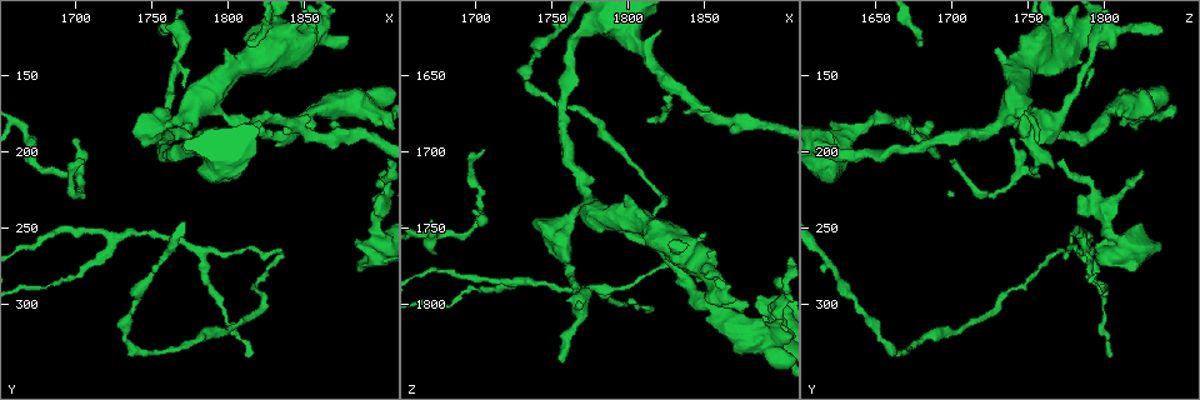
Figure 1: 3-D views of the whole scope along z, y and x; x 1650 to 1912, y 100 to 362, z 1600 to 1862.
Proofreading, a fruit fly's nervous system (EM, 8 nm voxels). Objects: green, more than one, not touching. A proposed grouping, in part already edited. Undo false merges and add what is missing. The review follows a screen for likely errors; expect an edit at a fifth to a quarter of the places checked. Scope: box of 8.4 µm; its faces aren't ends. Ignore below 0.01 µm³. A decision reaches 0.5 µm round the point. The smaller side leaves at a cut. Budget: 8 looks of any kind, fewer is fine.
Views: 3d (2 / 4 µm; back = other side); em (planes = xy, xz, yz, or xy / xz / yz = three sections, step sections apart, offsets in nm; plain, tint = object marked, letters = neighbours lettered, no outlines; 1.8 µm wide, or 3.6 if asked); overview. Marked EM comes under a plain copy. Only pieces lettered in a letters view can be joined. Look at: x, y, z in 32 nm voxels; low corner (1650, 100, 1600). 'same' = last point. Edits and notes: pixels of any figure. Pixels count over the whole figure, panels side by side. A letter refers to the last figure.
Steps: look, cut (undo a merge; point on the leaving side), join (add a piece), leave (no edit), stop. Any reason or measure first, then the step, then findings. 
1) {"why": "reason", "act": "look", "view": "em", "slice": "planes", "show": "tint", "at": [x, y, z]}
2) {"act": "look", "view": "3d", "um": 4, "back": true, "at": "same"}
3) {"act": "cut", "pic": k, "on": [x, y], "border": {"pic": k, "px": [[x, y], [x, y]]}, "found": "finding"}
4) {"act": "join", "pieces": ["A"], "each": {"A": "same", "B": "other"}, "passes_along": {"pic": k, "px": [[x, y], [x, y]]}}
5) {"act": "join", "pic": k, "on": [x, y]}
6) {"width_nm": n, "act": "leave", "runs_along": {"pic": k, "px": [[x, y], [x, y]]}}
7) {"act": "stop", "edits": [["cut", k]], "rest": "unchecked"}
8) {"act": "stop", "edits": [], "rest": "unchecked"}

{"why": "an open end", "act": "look", "view": "em", "slice": "xy", "step": 4, "show": "letters", "at": [1820, 180, 1620]}

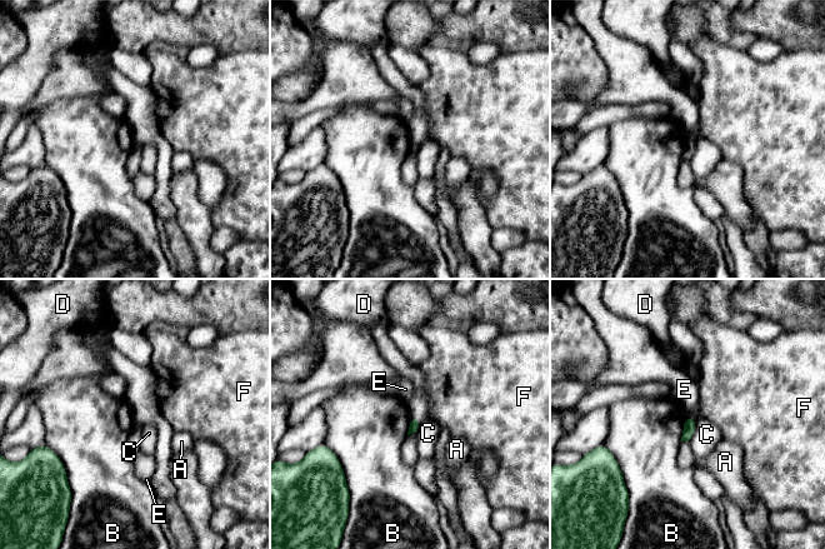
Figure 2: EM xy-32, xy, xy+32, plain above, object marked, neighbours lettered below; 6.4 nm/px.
{"act": "look", "view": "em", "slice": "planes", "show": "letters", "at": "same"}

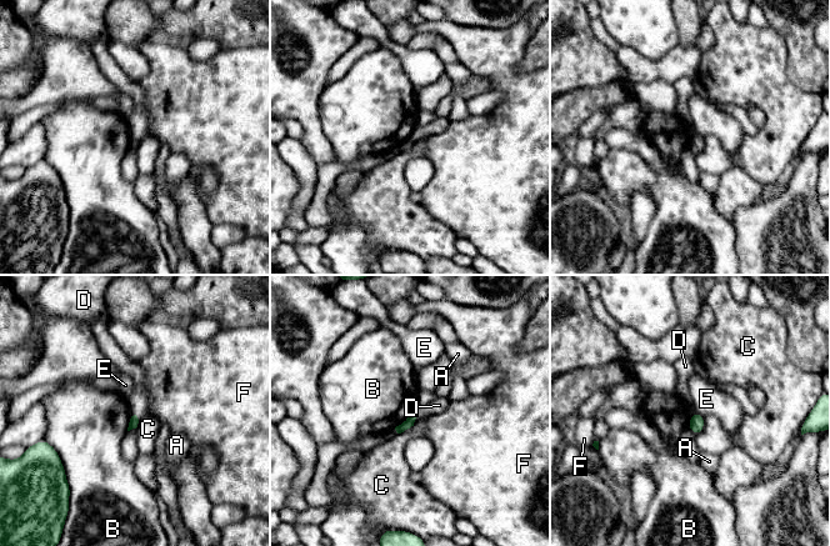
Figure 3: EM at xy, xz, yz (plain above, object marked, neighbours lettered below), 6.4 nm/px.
{"act": "leave", "each": {"A": "other", "B": "other", "C": "other", "D": "other", "E": "other", "F": "other"}, "border": {"pic": 3, "px": [[48, 442], [55, 450], [65, 471]]}, "found": "no lettered piece goes on from it"}

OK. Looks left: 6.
{"why": "calibre changes", "act": "look", "view": "3d", "um": 4, "at": [1892, 272, 1816]}

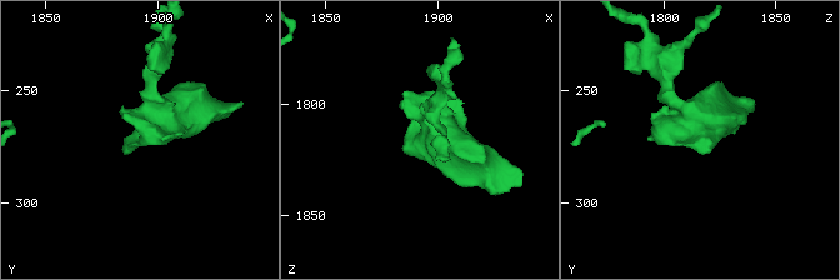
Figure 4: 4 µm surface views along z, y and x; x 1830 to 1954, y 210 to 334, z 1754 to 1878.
{"arms": 3, "arm_widths_nm": [220, 240, 550], "act": "look", "view": "em", "slice": "xy", "step": 16, "show": "tint", "at": [1890, 272, 1817]}

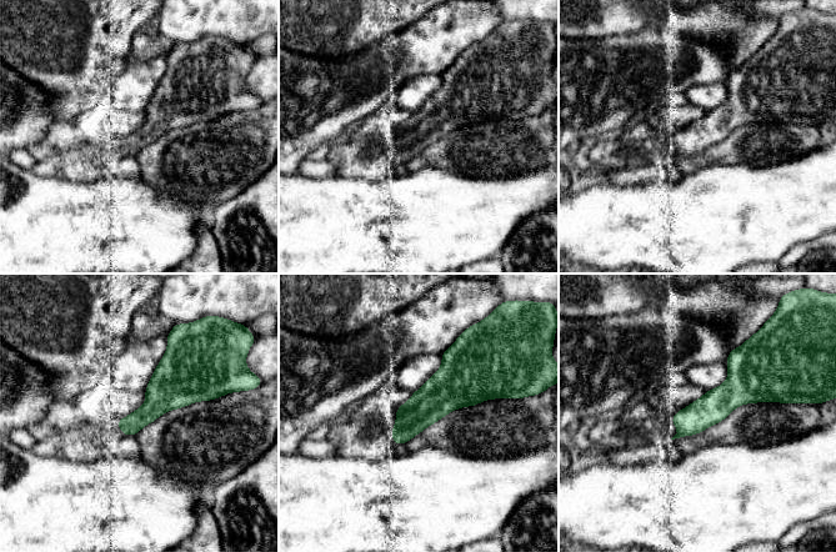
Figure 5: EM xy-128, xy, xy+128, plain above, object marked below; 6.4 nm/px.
{"act": "look", "view": "em", "slice": "planes", "show": "letters", "at": "same"}

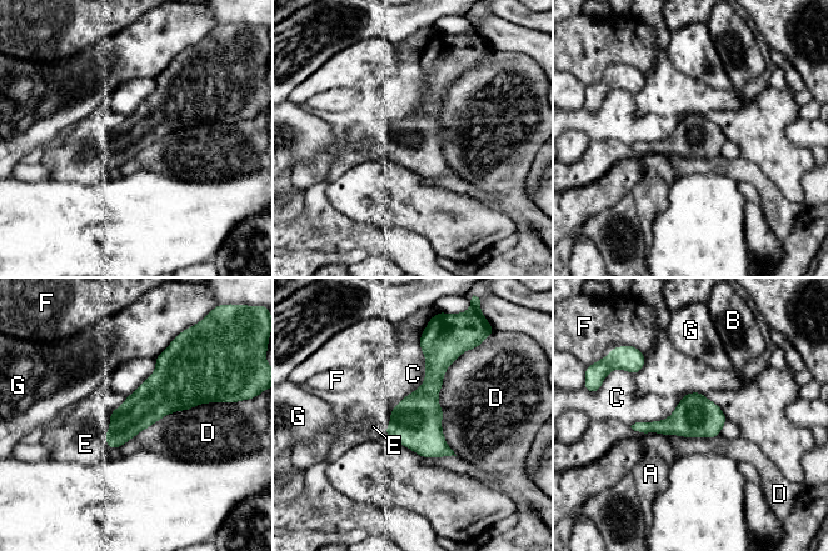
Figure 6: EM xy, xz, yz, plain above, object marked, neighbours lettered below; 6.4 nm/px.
{"width_nm": 240, "act": "join", "pieces": ["E"], "each": {"A": "other", "B": "other", "C": "other", "D": "other", "E": "same", "F": "other", "G": "other"}, "found": "it goes on there"}

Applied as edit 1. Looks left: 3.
{"act": "stop", "edits": [["join", 6]], "rest": "unchecked"}

